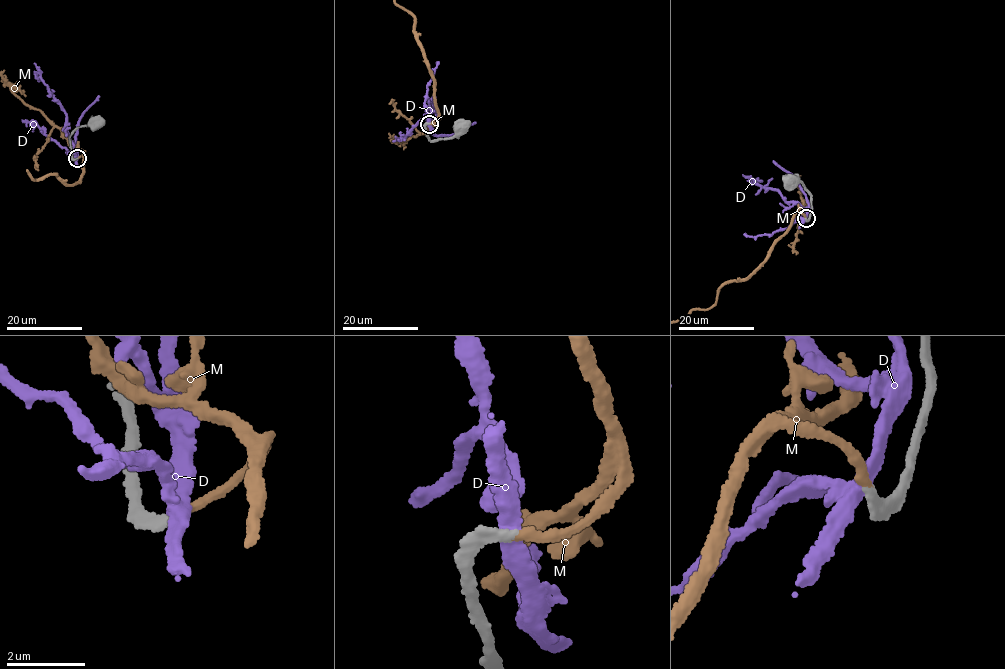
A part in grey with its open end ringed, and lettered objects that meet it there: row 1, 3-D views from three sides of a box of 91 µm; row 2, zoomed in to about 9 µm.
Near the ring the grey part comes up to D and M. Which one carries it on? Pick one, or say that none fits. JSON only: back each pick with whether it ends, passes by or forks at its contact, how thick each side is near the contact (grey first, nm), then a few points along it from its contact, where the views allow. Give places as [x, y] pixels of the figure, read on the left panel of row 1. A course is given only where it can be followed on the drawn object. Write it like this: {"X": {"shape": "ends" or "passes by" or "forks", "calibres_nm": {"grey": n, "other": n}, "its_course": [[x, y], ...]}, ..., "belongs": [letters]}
{"M": {"shape": "ends", "calibres_nm": {"grey": 240, "other": 200}}, "belongs": ["M"]}

